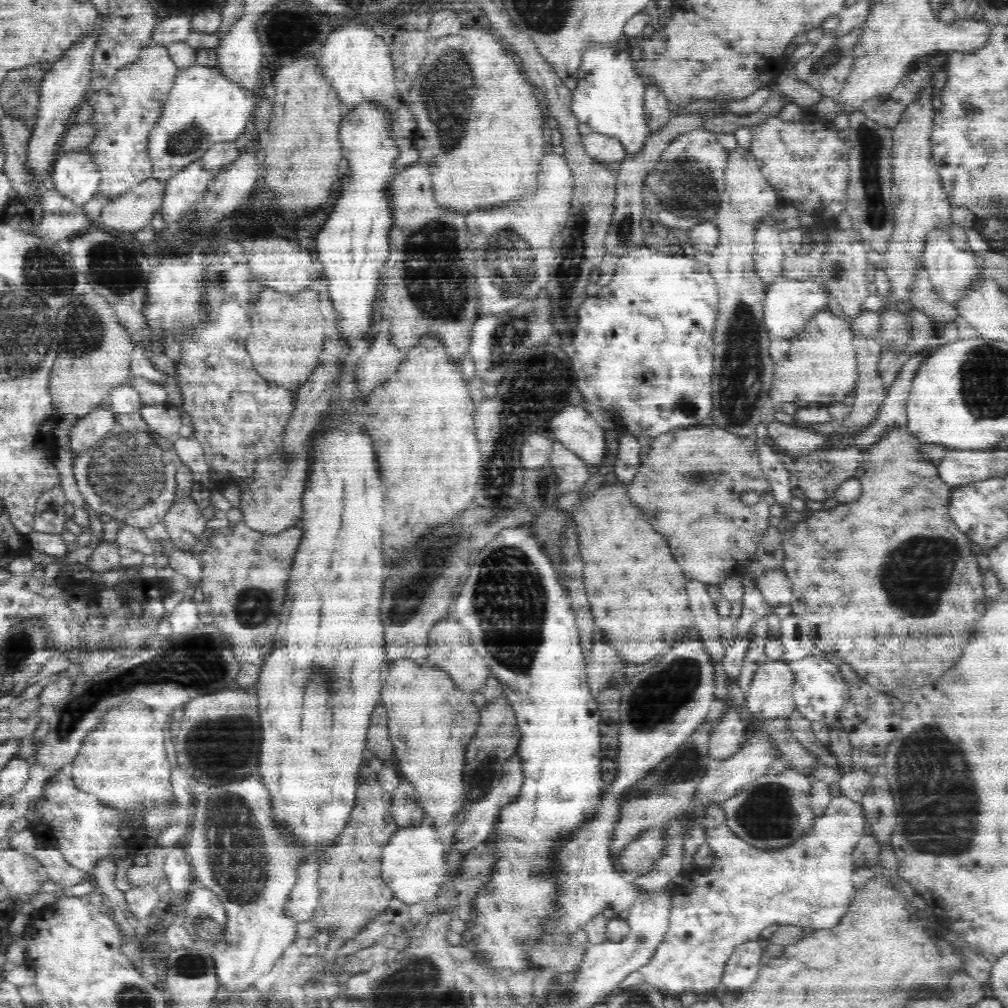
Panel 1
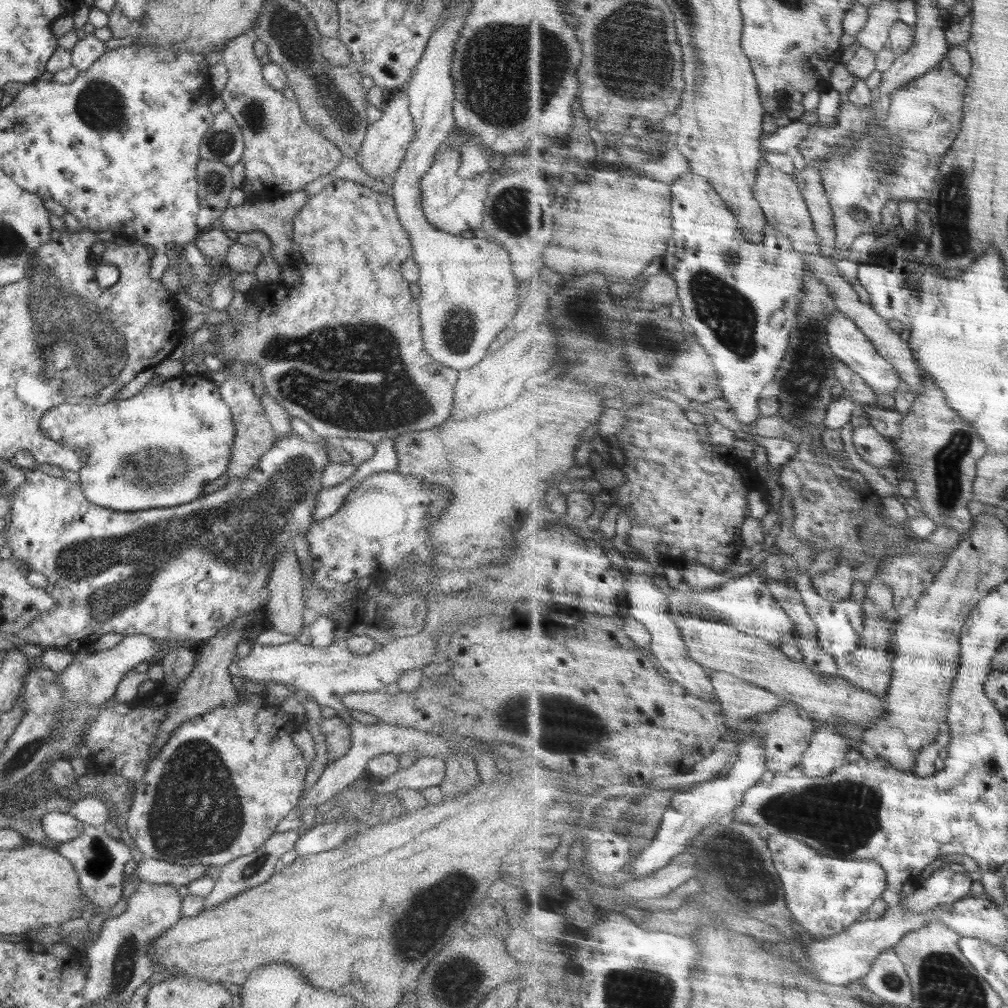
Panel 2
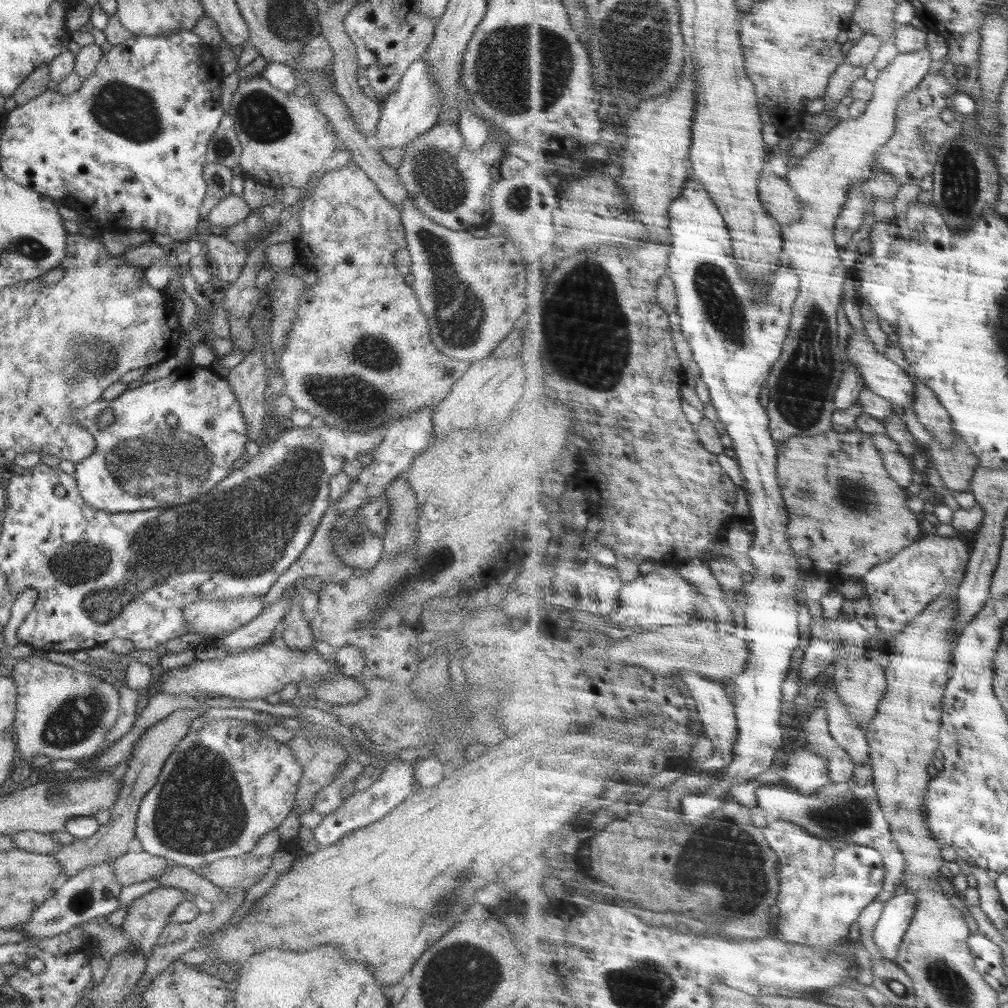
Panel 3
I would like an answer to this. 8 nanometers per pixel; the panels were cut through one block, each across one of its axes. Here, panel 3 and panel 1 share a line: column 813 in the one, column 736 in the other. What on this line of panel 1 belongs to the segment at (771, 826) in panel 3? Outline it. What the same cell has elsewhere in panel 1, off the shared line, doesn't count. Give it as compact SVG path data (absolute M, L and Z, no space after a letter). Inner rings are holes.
M841 795L833 797L828 803L828 806L824 809L824 812L820 816L816 817L812 832L807 832L796 842L785 847L771 849L758 848L752 845L752 843L748 843L744 837L736 835L736 833L732 831L732 827L730 827L727 822L704 828L703 833L705 836L705 842L712 848L712 850L714 850L716 859L713 860L713 863L709 867L702 868L693 866L689 872L683 873L680 878L680 882L676 883L676 890L672 893L669 927L664 935L664 940L656 947L652 958L650 958L646 964L636 968L635 971L629 972L617 984L617 989L632 988L640 984L646 984L658 989L663 994L674 994L674 992L678 992L678 994L680 994L686 991L712 992L714 988L721 985L722 971L724 970L725 962L728 962L730 955L733 953L733 949L743 942L753 939L761 939L762 931L765 927L771 924L794 924L804 926L804 929L806 930L808 926L812 926L812 928L834 926L843 917L843 914L846 912L847 906L851 901L852 895L855 893L855 888L852 886L851 881L853 871L856 869L853 864L852 852L858 839L866 832L866 829L867 823L864 818L861 805L856 804L855 802L850 802L847 798L844 798Z

